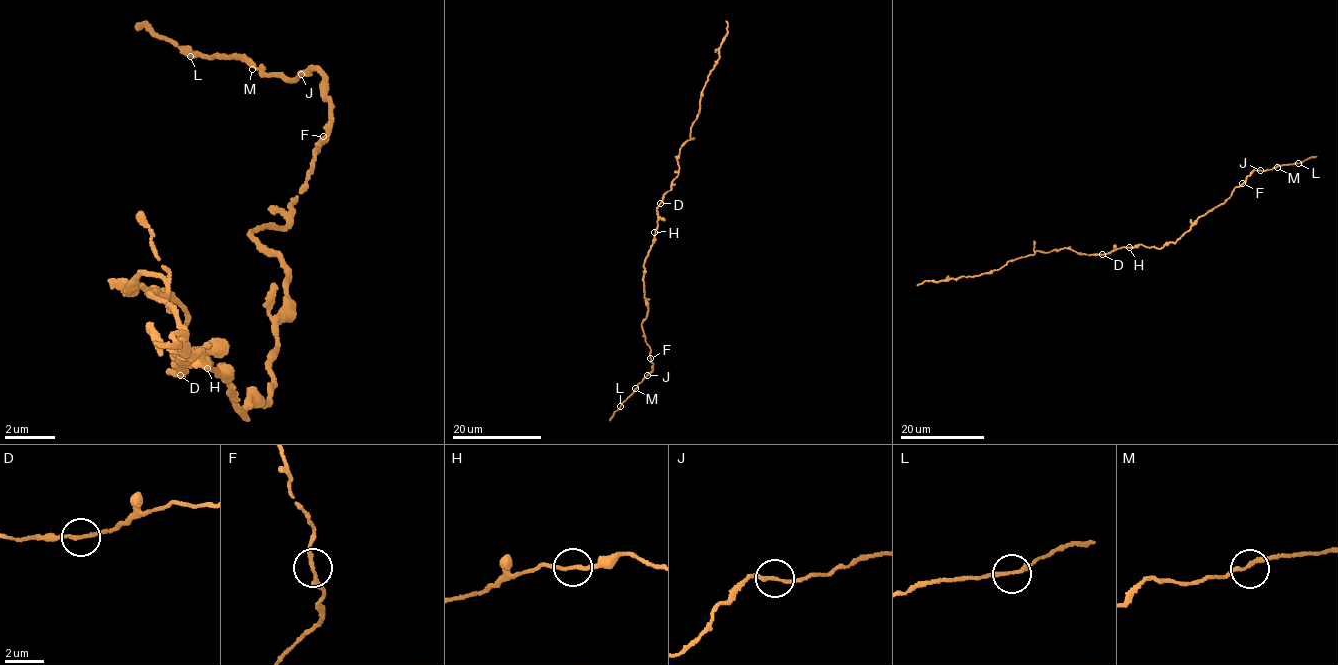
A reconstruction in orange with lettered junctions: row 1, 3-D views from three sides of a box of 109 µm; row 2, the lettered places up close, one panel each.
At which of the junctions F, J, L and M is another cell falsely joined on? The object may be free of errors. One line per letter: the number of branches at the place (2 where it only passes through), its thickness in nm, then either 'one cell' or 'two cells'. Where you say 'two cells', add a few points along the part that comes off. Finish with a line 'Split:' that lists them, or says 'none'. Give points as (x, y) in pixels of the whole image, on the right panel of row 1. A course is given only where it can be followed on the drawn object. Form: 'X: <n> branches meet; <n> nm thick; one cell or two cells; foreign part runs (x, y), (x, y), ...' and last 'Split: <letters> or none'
F: 2 branches meet; 190 nm thick; one cell
J: 2 branches meet; 170 nm thick; one cell
L: 2 branches meet; 180 nm thick; one cell
M: 2 branches meet; 170 nm thick; one cell
Split: none

